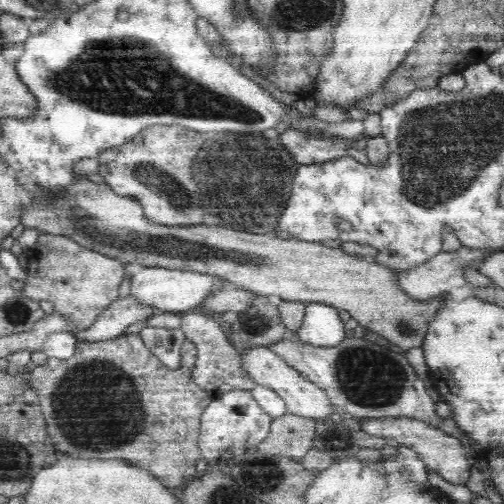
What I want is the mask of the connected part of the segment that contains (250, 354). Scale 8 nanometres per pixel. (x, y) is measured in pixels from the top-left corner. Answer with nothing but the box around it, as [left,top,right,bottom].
[241,346,334,421]

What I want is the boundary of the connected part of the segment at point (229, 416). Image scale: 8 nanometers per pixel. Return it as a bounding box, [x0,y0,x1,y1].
[199,389,273,454]

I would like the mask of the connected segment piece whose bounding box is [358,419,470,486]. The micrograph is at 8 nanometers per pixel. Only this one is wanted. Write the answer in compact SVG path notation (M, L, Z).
M359 419L361 430L379 436L382 438L394 438L400 444L413 448L422 460L426 461L426 466L430 470L434 470L438 476L442 476L444 480L452 482L452 484L466 484L468 482L468 472L470 472L470 464L466 458L466 446L462 446L458 442L458 438L454 438L444 431L440 431L438 427L434 428L425 422L414 419Z

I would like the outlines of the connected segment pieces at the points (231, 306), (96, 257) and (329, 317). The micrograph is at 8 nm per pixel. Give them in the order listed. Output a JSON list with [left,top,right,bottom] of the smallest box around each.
[[197,288,257,315],[22,233,131,332],[287,302,348,347]]

